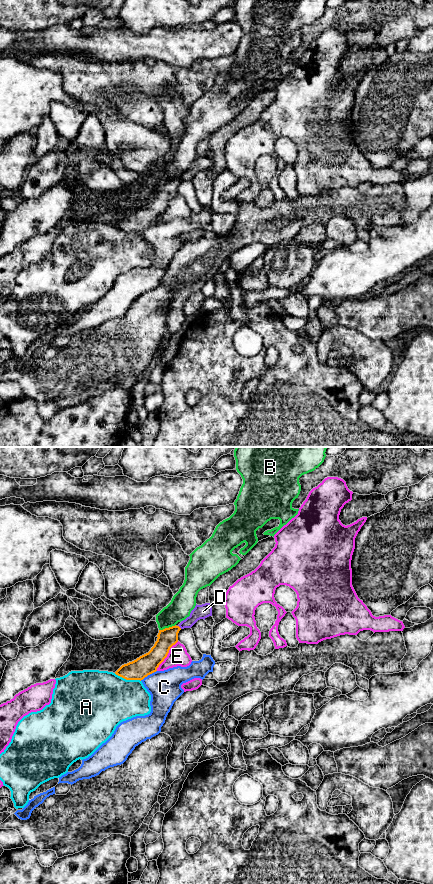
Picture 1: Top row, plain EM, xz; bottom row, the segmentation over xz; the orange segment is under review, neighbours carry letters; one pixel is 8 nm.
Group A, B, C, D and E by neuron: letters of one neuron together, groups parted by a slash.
A / B / C / D / E

